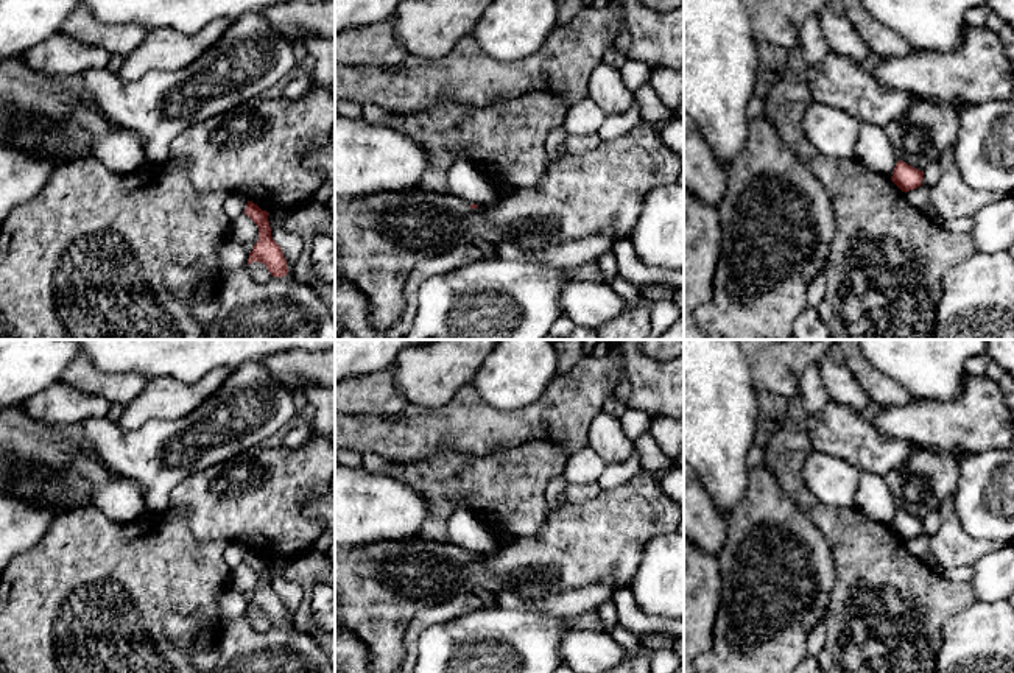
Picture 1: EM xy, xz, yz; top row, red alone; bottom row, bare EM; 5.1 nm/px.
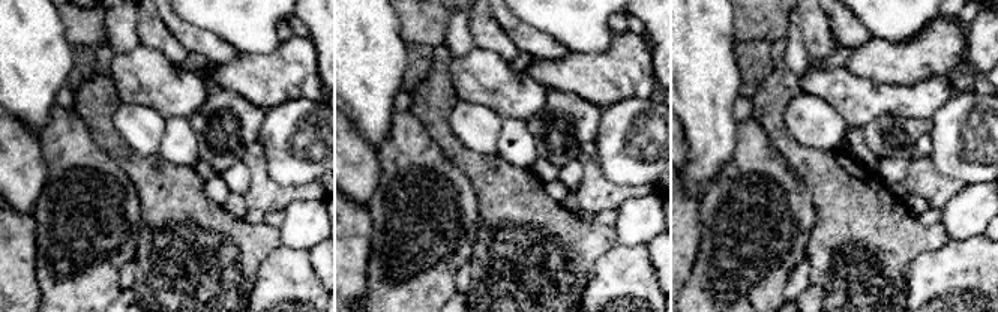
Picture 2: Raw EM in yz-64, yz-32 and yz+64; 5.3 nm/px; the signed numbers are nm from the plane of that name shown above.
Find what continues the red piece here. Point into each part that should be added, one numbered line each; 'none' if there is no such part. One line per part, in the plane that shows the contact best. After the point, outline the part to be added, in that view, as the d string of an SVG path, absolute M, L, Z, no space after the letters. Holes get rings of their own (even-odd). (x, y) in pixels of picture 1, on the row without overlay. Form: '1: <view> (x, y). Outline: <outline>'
none

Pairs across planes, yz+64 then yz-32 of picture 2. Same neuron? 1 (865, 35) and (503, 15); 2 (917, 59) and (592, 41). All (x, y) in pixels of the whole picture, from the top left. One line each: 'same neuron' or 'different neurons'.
1: same neuron
2: different neurons

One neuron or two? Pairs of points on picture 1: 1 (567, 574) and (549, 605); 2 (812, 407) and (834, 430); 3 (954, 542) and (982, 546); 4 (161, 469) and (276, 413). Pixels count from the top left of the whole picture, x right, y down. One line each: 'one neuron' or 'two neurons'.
1: two neurons
2: two neurons
3: one neuron
4: one neuron

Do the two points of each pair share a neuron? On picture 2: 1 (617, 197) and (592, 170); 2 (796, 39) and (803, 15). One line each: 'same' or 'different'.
1: same
2: different

